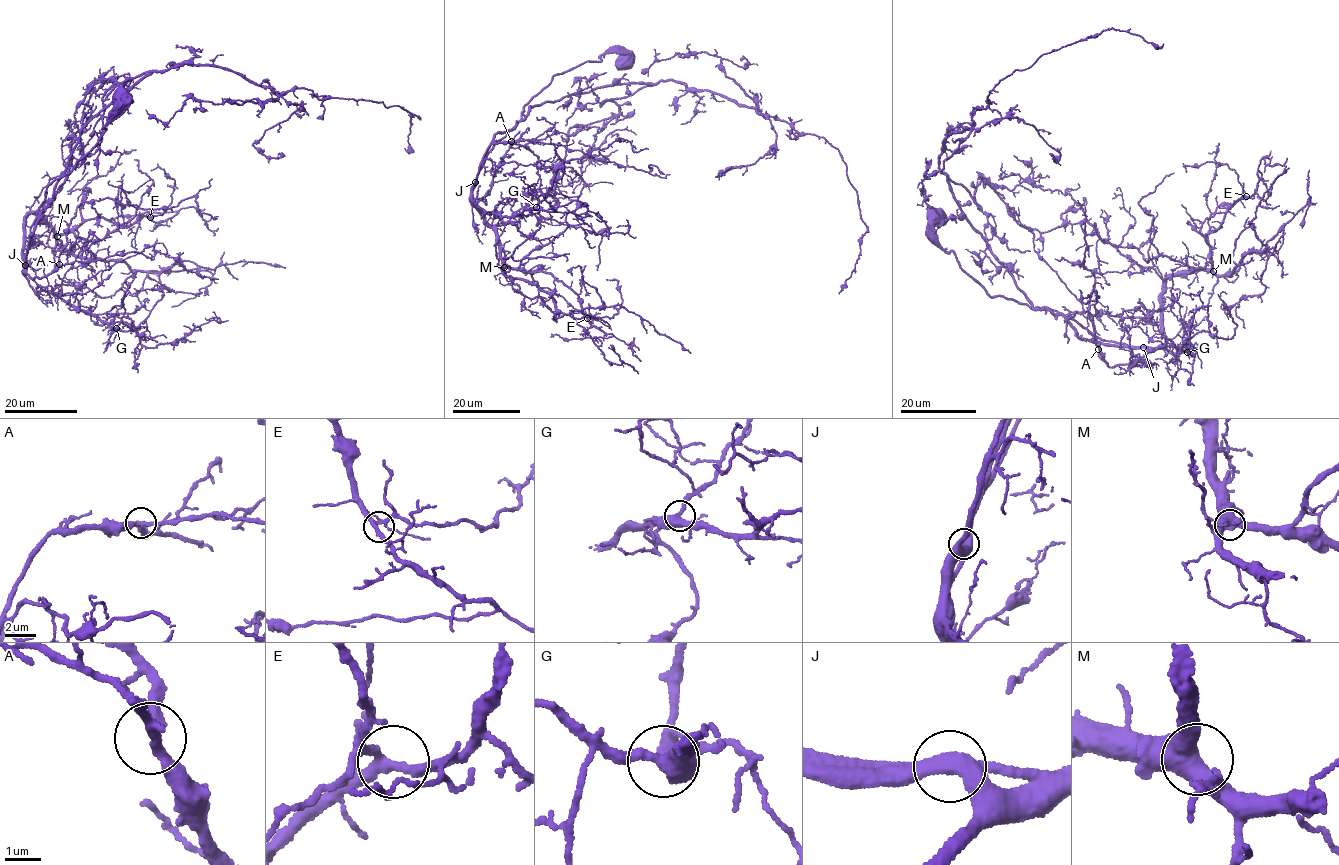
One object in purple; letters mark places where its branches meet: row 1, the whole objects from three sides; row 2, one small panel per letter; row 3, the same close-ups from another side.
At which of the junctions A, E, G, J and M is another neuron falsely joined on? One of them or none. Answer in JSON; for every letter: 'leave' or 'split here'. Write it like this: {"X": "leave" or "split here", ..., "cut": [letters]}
{"A": "leave", "E": "leave", "G": "leave", "J": "leave", "M": "leave", "cut": []}

